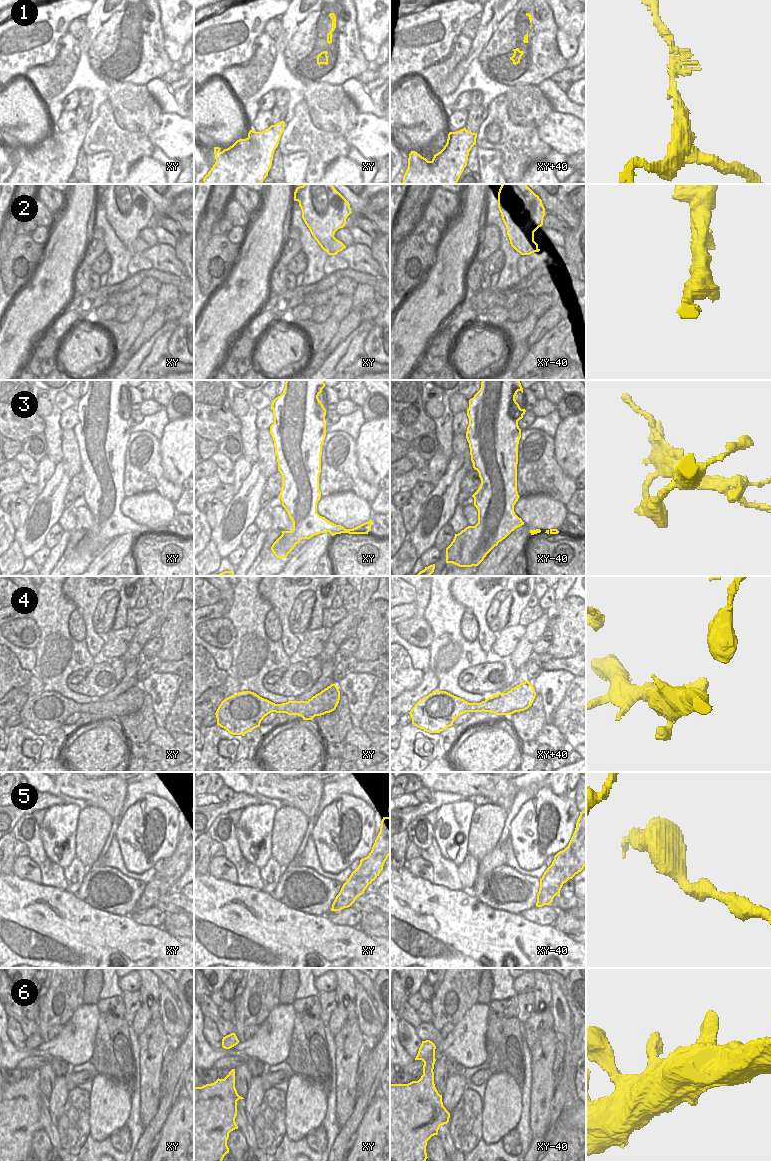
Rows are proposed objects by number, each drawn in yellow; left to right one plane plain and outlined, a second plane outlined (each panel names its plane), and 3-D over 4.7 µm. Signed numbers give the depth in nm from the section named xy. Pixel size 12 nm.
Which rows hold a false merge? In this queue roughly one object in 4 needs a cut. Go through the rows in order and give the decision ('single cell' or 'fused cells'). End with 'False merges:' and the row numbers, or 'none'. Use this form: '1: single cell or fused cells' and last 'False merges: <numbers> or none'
1: single cell
2: single cell
3: fused cells
4: single cell
5: single cell
6: single cell
False merges: 3

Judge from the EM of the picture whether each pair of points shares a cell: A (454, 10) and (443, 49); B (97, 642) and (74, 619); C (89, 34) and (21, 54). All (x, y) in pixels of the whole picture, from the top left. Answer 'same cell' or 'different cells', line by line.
A: same cell
B: different cells
C: different cells

